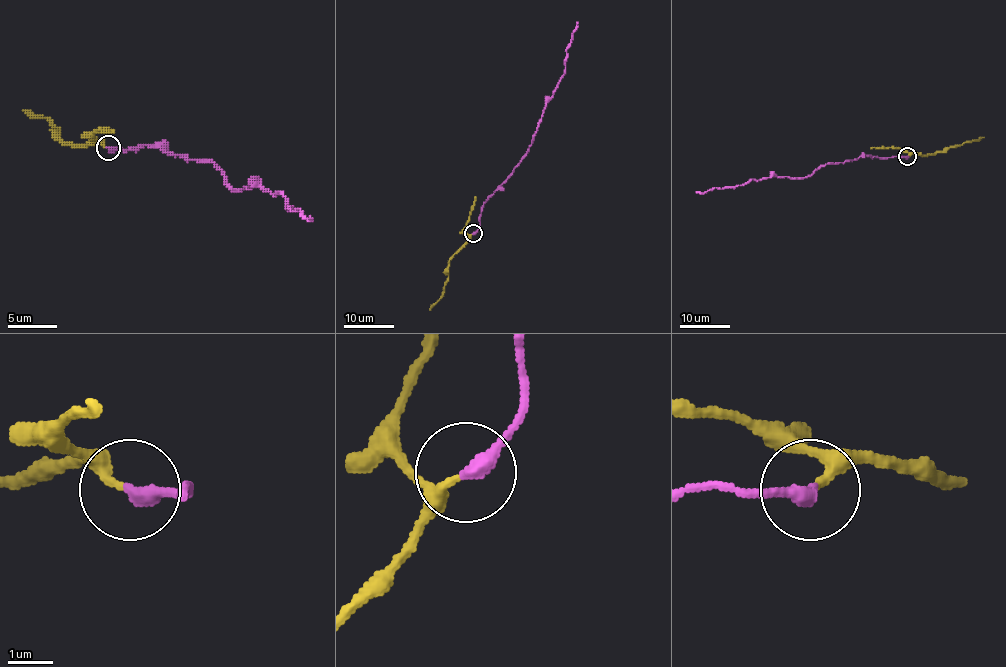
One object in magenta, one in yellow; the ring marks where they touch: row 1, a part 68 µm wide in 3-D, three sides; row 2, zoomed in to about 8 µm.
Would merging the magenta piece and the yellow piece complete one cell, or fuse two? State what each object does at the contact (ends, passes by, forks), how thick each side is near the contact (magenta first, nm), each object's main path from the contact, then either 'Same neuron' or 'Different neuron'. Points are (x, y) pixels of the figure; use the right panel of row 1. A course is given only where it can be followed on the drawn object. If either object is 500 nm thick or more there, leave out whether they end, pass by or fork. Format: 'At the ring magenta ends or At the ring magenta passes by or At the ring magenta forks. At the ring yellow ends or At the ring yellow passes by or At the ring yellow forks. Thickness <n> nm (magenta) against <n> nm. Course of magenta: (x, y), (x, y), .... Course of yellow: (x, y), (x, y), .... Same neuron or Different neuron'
At the ring magenta ends. At the ring yellow passes by. Thickness 360 nm (magenta) against 170 nm. Course of magenta: (907, 156), (868, 155), (827, 164), (804, 177), (752, 179), (745, 184), (696, 193). Course of yellow: (908, 156), (945, 152), (950, 147), (984, 137). Same neuron

